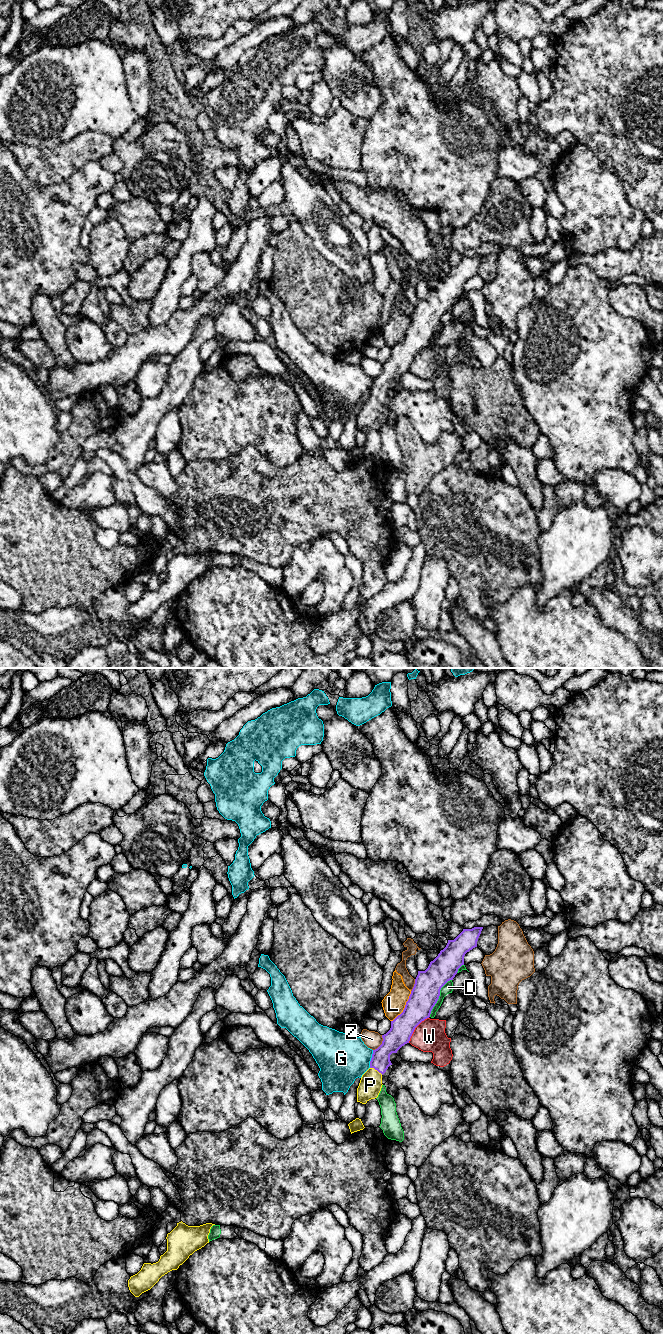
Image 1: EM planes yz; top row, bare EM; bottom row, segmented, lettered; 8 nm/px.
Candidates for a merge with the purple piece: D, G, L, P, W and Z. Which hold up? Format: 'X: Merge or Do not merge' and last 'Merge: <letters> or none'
D: Do not merge
G: Do not merge
L: Do not merge
P: Merge
W: Do not merge
Z: Do not merge
Merge: P

